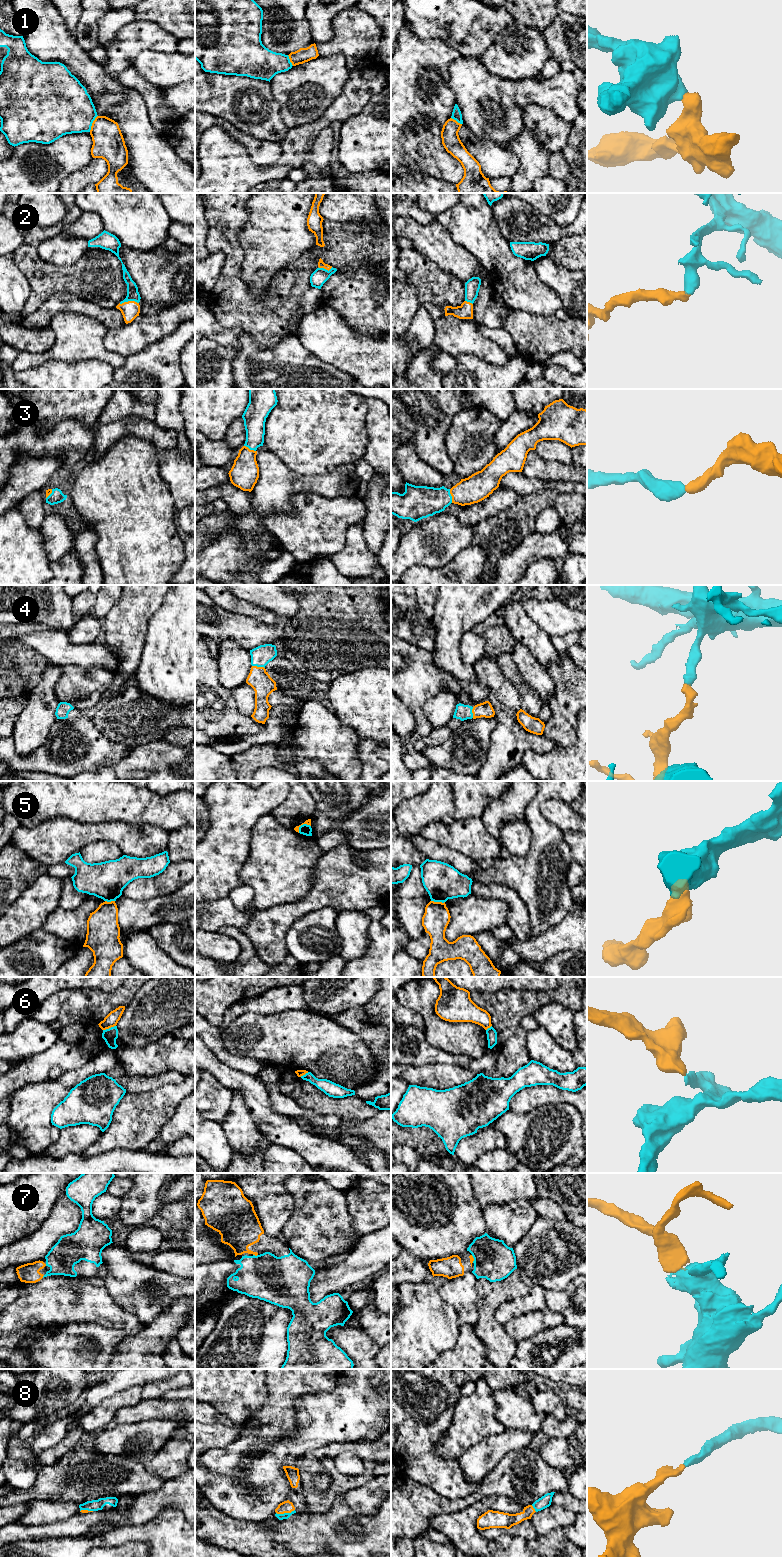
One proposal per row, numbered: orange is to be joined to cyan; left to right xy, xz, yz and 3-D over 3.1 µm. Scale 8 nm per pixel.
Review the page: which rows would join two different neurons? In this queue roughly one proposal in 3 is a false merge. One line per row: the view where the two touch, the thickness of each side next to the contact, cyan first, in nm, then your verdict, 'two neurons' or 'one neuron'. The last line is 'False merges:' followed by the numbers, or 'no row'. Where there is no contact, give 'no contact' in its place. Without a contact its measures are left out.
1: contact in xy; calibres 420 and 260 nm; two neurons
2: contact in xy; calibres 100 and 150 nm; one neuron
3: contact in yz; calibres 260 and 220 nm; one neuron
4: contact in xz; calibres 160 and 170 nm; one neuron
5: contact in xz; calibres 90 and 50 nm; two neurons
6: contact in xy; calibres 120 and 110 nm; two neurons
7: contact in xz; calibres 380 and 320 nm; one neuron
8: contact in xz; calibres 50 and 100 nm; one neuron
False merges: 1, 5, 6

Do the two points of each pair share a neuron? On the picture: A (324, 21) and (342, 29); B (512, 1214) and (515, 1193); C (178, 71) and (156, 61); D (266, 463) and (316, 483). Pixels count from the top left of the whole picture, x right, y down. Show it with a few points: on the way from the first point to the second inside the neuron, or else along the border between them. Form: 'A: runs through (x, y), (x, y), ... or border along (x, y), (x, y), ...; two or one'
A: border along (344, 10), (332, 20), (333, 36), (318, 44); two
B: border along (529, 1199), (491, 1204); two
C: runs through (173, 69), (164, 69), (161, 66); one
D: runs through (278, 475), (282, 479), (304, 483); one

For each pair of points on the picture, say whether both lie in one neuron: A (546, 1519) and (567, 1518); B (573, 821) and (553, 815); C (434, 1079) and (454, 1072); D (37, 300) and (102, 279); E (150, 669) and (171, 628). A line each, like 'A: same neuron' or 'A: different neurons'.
A: same neuron
B: same neuron
C: same neuron
D: same neuron
E: same neuron

